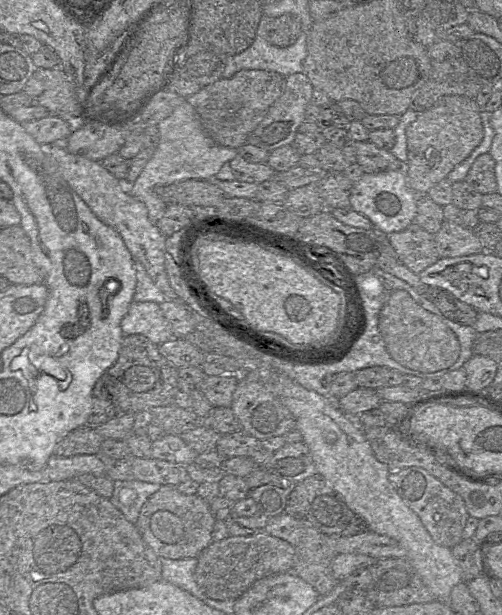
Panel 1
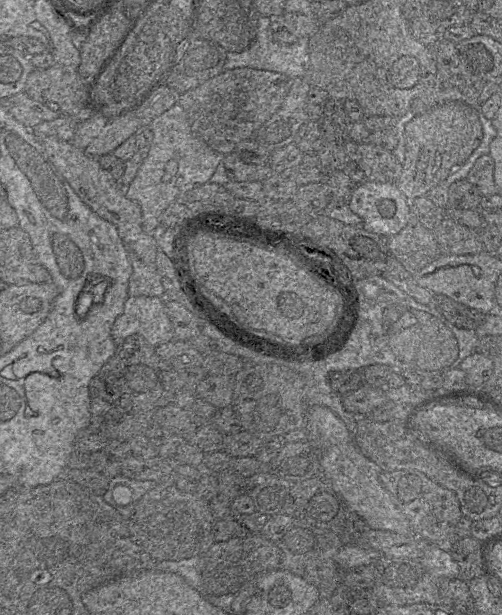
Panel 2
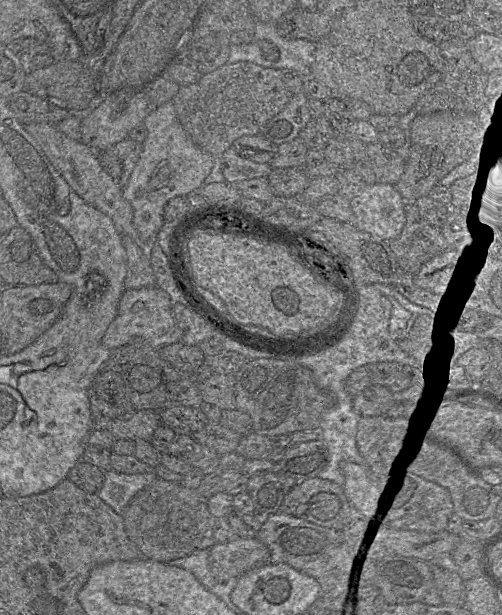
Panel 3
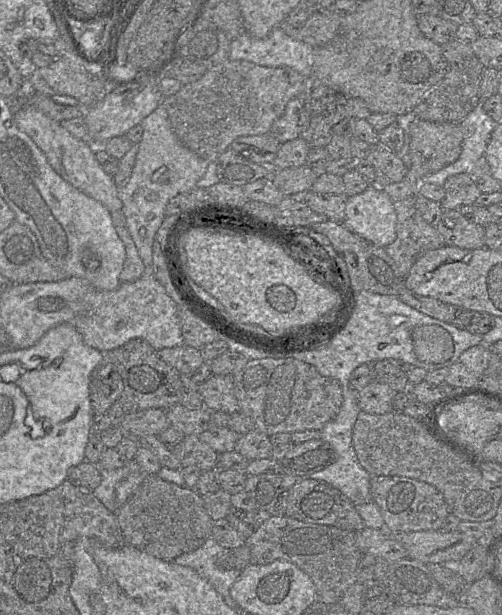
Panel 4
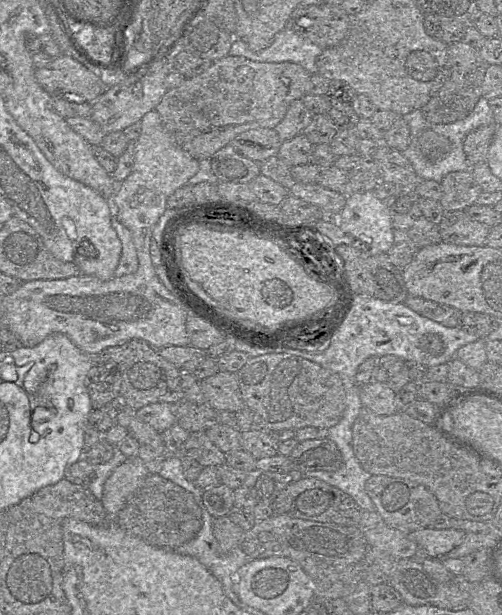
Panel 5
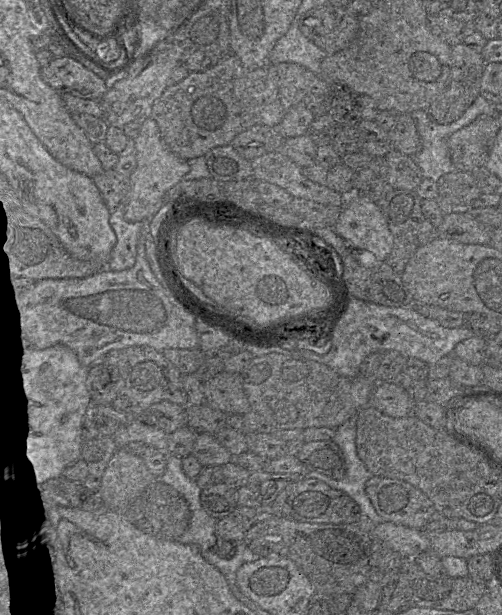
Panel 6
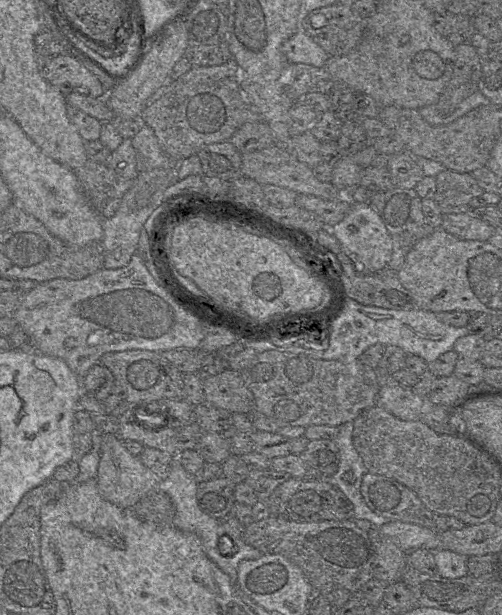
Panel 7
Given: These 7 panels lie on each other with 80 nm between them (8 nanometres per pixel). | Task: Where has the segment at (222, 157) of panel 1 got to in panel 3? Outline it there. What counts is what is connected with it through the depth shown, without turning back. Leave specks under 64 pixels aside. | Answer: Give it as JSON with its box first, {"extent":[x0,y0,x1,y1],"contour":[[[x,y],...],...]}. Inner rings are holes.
{"extent":[122,101,215,258],"contour":[[[172,101],[166,102],[153,110],[144,119],[147,136],[143,142],[143,150],[130,175],[125,187],[122,187],[123,197],[133,208],[134,227],[139,233],[139,244],[146,251],[149,258],[149,249],[156,241],[156,236],[164,224],[164,207],[169,200],[177,196],[186,196],[197,191],[204,185],[205,178],[210,174],[215,157],[197,147],[180,124]]]}

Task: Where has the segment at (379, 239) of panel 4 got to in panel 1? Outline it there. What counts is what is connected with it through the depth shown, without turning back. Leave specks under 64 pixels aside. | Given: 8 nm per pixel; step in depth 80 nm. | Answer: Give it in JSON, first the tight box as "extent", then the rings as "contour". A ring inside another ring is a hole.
{"extent":[350,165,424,235],"contour":[[[403,165],[403,167],[392,171],[364,173],[360,180],[353,183],[350,195],[350,207],[369,218],[372,222],[373,228],[379,234],[389,235],[393,232],[403,231],[415,221],[418,195],[424,194],[417,194],[410,188],[405,172],[405,165]]]}

